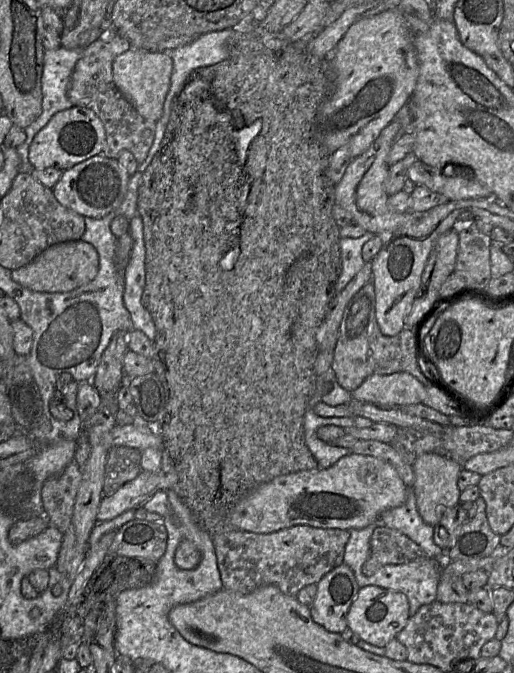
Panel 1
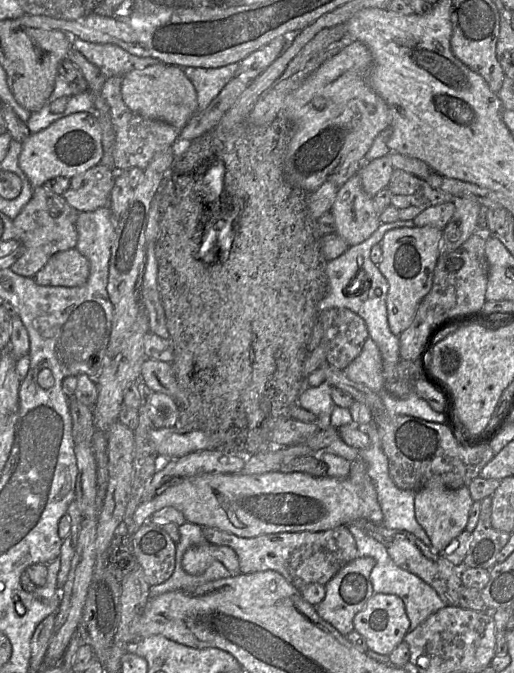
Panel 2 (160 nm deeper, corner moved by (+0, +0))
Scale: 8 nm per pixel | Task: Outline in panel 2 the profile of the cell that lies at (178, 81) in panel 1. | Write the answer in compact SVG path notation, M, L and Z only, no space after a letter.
M239 63L219 68L183 68L197 92L198 110L201 111L215 98L222 88L239 73Z

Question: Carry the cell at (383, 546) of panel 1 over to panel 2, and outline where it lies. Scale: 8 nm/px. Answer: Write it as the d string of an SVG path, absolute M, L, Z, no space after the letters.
M400 530L399 532L405 536L406 540L395 541L393 545L387 547L387 552L393 563L432 586L447 607L460 607L459 591L463 584L459 568L439 554L431 553L430 549L413 534Z

